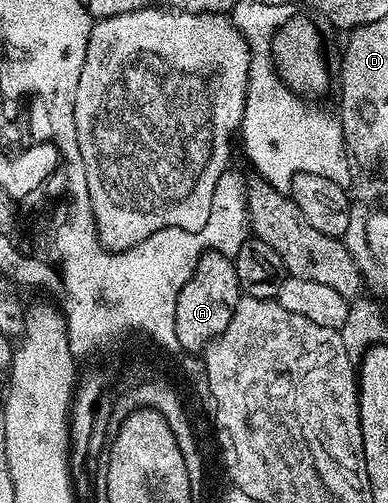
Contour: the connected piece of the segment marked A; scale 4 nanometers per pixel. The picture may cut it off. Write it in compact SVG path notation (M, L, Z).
M206 250L200 254L198 265L194 269L194 273L190 277L190 281L186 281L186 285L182 285L182 293L178 293L178 301L176 302L176 346L184 353L200 353L208 346L212 340L216 339L225 329L226 325L230 325L230 317L234 317L234 309L238 305L238 301L242 297L240 282L238 281L238 273L236 272L235 262L229 256L222 254L220 251Z

